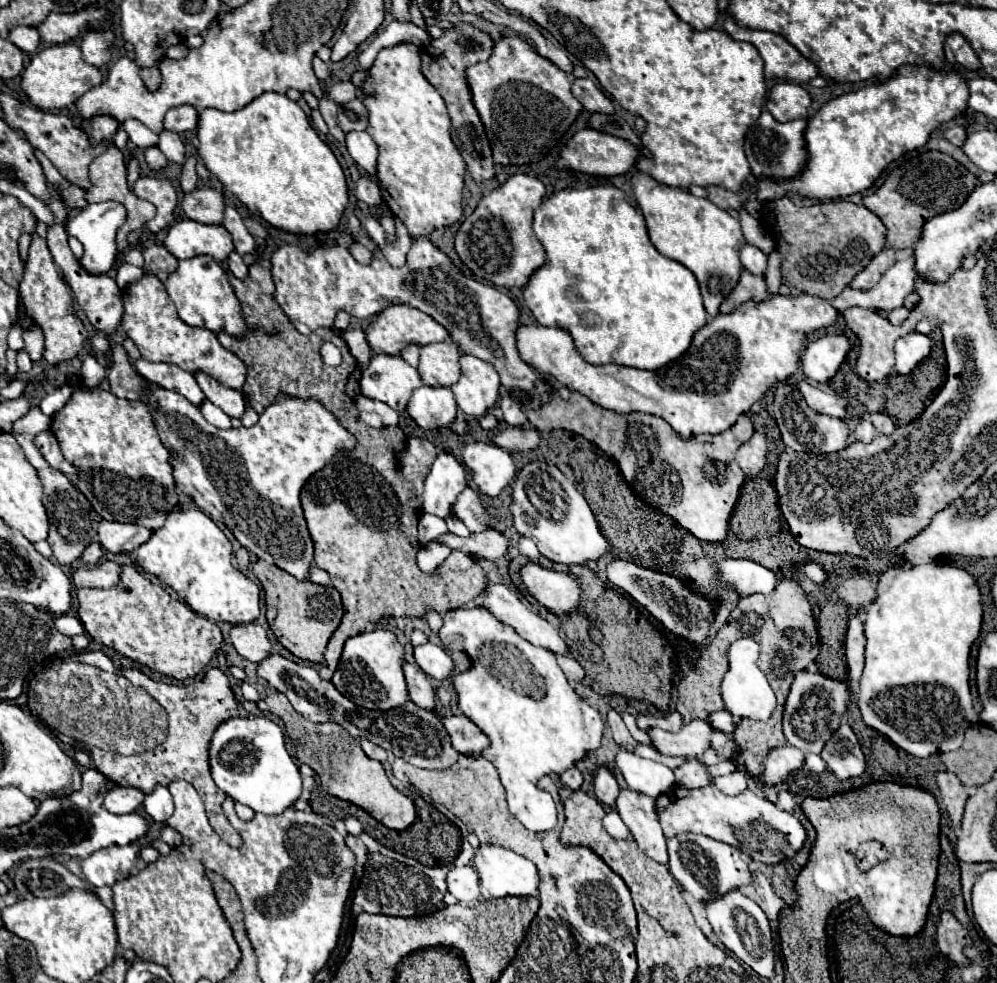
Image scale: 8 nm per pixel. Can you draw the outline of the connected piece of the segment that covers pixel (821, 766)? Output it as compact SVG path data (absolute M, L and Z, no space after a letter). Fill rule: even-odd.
M806 755L806 769L812 775L820 775L826 769L826 763L824 763L824 759L820 755Z

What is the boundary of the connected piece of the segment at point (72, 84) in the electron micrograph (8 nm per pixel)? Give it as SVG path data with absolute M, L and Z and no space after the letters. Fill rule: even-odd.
M62 43L38 51L30 65L22 73L22 89L30 97L30 101L40 109L64 109L76 103L84 91L100 85L104 79L102 69L86 63L82 59L82 49L76 43Z

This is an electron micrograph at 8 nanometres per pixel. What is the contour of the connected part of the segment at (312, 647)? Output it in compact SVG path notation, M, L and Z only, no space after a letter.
M256 561L252 571L264 587L266 619L278 643L304 661L322 663L324 649L344 615L340 593L334 587L322 587L310 581L296 581L292 575L266 561Z

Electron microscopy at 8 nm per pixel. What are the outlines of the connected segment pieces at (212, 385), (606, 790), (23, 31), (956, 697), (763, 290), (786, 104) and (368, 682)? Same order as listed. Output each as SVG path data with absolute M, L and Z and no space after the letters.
M196 371L194 377L196 377L196 381L198 381L198 385L204 391L208 401L218 405L230 417L242 417L242 413L244 413L244 397L242 397L240 391L222 385L220 381L216 381L214 377L210 377L210 375L202 373L202 371Z
M600 765L592 771L594 775L594 789L596 789L596 799L602 801L606 807L614 807L616 805L616 797L620 793L620 787L618 787L618 781L616 781L616 773L606 767L606 765Z
M16 27L10 31L10 41L26 53L34 53L34 51L38 51L40 35L34 27Z
M938 561L900 571L890 587L866 607L866 667L858 695L862 721L916 757L960 749L964 731L980 721L970 693L970 649L980 627L980 589L968 571Z
M744 269L738 285L728 295L728 299L722 303L720 313L730 313L730 311L734 311L738 305L742 305L748 299L766 299L766 297L768 297L766 277L764 275L754 275L748 269Z
M782 81L770 89L766 109L778 119L778 121L792 121L808 115L810 107L810 95L808 91L792 81Z
M382 629L364 631L356 637L350 637L344 643L344 651L334 671L332 683L346 699L356 703L358 707L366 707L374 711L404 707L408 701L408 691L402 673L402 657L404 657L404 649L392 631L382 631Z

